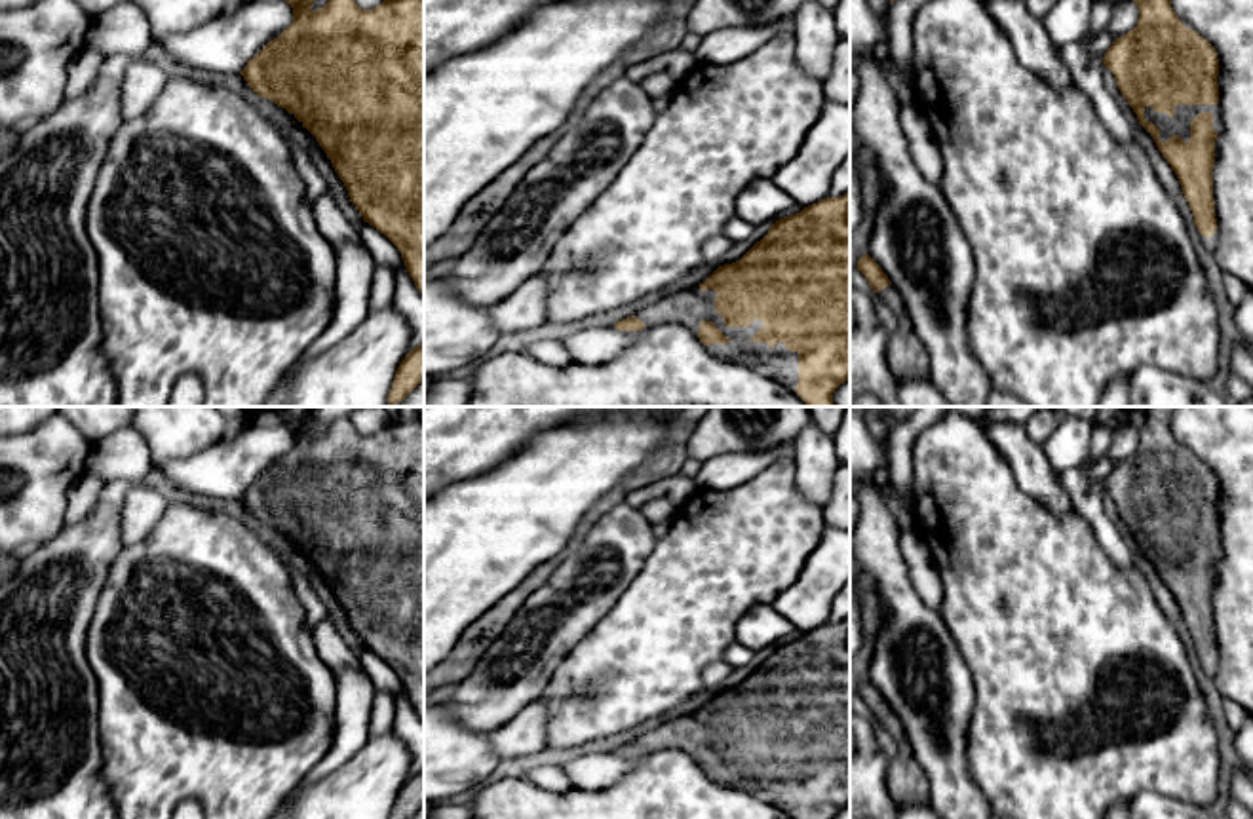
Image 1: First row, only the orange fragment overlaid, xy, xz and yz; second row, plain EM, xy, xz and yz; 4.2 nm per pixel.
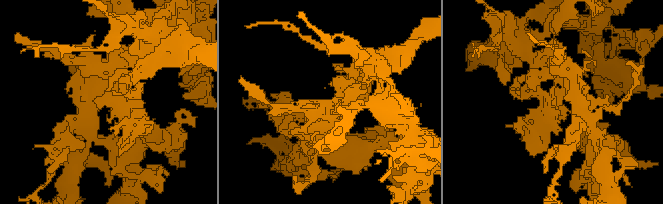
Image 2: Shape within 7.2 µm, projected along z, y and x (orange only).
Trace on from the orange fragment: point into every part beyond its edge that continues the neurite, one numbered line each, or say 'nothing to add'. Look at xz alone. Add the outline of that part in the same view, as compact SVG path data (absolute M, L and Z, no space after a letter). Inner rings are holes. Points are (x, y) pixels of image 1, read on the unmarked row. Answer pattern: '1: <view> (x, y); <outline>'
1: xz (691, 732); M700 711L669 720L637 739L646 752L658 749L679 749L696 762L702 747L713 747L728 770L709 770L707 775L728 789L738 789L747 794L761 794L768 804L783 811L789 819L797 819L799 809L799 779L785 773L783 768L772 773L766 768L753 768L762 747L755 745L749 752L726 752L723 741L715 737L717 718L713 714L702 716Z

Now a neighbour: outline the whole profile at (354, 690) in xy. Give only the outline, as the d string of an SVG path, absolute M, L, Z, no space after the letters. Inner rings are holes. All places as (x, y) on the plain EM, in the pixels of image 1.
M357 667L333 671L337 678L335 733L327 754L314 766L302 785L325 779L354 758L371 737L371 709L375 688L367 673Z

